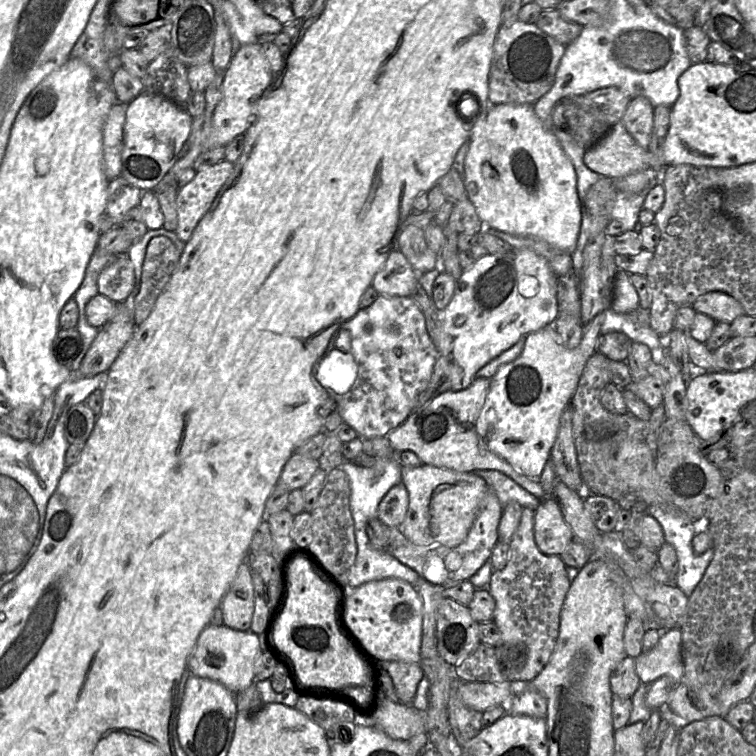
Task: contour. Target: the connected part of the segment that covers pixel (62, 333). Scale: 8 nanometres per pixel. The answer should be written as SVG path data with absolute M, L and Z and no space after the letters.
M76 327L60 328L53 341L52 351L57 362L70 370L77 370L86 355L82 337Z

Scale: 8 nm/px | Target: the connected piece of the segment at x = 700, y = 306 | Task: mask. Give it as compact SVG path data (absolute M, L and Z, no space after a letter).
M711 291L699 296L692 304L692 308L695 312L704 314L716 322L729 324L745 315L740 302L720 291Z

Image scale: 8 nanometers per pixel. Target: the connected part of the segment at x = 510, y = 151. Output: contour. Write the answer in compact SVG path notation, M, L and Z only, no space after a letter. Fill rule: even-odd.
M489 105L473 122L464 162L463 183L467 197L485 228L516 236L535 237L568 254L575 250L582 216L575 170L557 138L534 113L533 105Z

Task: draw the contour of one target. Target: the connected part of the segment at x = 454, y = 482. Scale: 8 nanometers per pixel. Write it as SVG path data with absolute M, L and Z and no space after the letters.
M421 464L418 467L401 466L401 479L409 495L406 516L398 529L414 545L453 548L467 537L477 516L482 497L489 489L484 479L474 472L458 472L448 468Z

